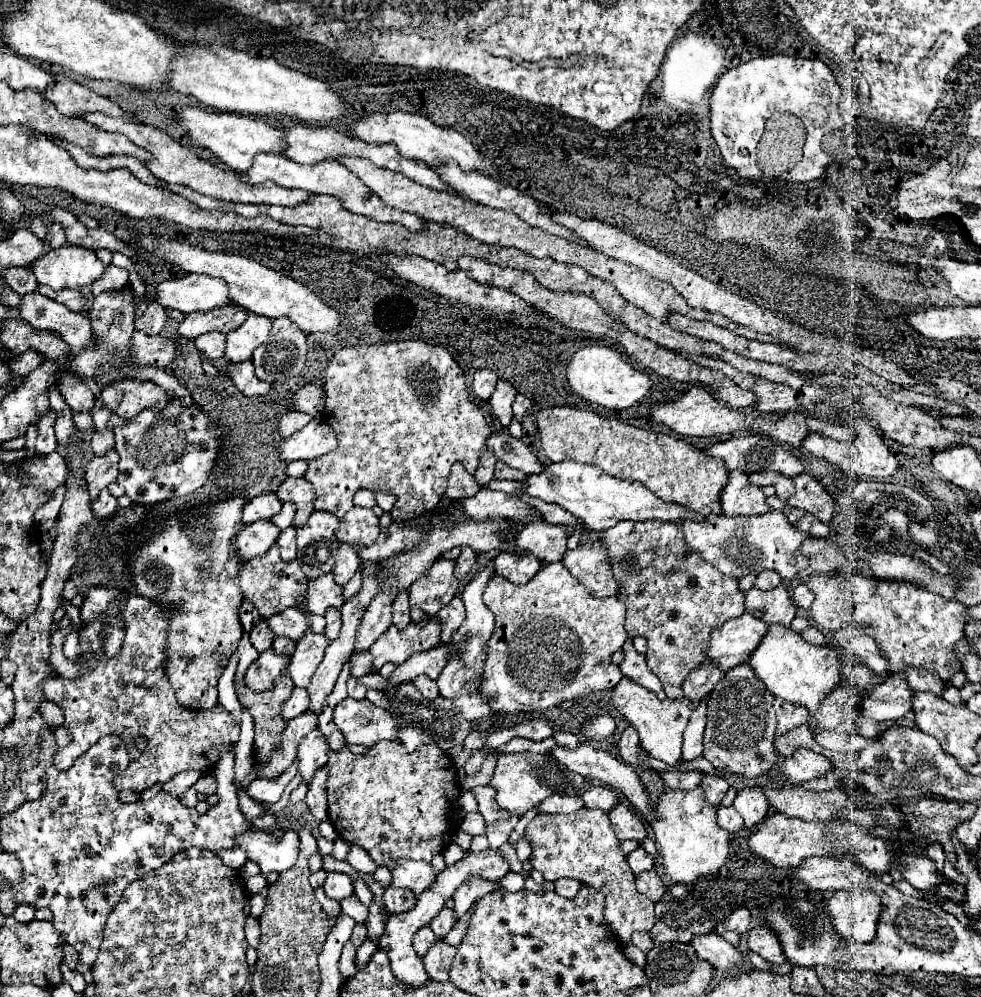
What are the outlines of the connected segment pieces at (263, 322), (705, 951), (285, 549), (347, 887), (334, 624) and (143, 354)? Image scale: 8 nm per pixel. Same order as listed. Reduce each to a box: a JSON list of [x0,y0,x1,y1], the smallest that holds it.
[[226,314,272,362],[692,934,746,972],[276,528,296,560],[322,872,354,900],[324,608,342,640],[130,330,176,368]]

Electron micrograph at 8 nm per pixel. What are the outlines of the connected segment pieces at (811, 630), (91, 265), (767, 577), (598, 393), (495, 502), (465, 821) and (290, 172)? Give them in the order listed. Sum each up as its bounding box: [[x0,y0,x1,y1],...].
[[800,626,828,644],[32,246,106,290],[754,570,782,590],[568,346,652,410],[460,490,544,522],[459,812,486,836],[238,154,424,230]]

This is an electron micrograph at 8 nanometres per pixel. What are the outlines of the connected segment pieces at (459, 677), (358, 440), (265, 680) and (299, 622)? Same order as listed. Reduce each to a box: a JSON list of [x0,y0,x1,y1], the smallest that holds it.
[[436,564,494,720],[304,340,490,520],[244,648,290,692],[266,608,310,642]]

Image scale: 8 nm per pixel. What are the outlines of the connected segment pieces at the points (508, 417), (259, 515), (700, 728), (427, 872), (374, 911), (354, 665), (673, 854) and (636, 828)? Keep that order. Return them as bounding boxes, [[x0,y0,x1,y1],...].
[[490,380,516,426],[244,494,282,524],[682,698,708,760],[392,860,436,898],[368,900,388,940],[350,652,374,678],[650,786,730,884],[608,802,648,842]]

